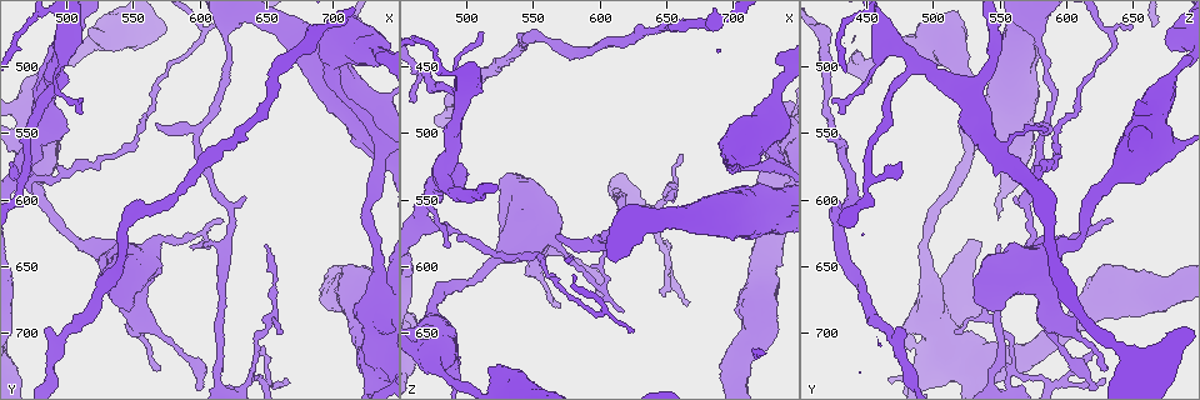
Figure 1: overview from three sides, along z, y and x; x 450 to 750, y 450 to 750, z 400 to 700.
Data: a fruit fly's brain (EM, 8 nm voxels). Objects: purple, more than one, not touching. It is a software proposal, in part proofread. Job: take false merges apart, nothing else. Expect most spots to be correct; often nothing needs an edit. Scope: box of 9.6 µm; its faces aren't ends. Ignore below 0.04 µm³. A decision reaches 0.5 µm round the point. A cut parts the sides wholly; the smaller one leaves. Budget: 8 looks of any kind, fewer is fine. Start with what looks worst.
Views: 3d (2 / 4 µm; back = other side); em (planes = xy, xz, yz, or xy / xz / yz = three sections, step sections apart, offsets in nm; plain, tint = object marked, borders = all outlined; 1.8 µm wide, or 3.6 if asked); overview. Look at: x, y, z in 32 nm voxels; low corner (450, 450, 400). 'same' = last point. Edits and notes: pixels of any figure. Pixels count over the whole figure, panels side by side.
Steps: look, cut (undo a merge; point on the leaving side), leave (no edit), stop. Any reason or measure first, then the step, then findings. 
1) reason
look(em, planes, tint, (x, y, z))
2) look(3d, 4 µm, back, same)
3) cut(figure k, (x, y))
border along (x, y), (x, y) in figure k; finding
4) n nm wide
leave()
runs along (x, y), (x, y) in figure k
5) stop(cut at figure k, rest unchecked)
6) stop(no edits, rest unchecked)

thick turns thin
look(3d, 4 µm, (474, 514, 674))

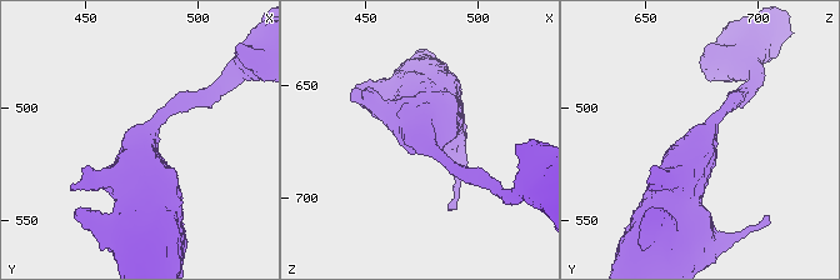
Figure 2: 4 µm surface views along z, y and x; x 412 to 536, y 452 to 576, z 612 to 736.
shape alone is not enough
look(em, 3.6 µm, yz, step 8, tint, (475, 514, 674))

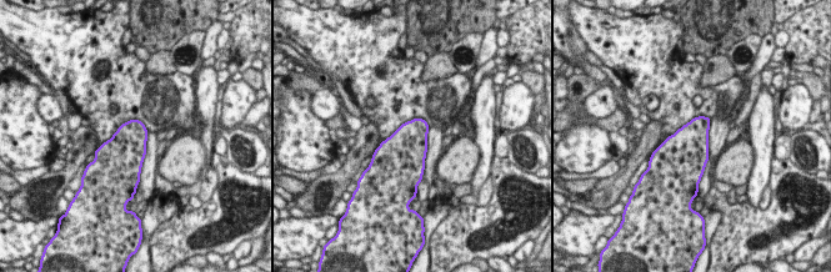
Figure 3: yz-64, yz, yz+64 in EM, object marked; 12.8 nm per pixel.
another direction
look(em, 3.6 µm, planes, tint, same)

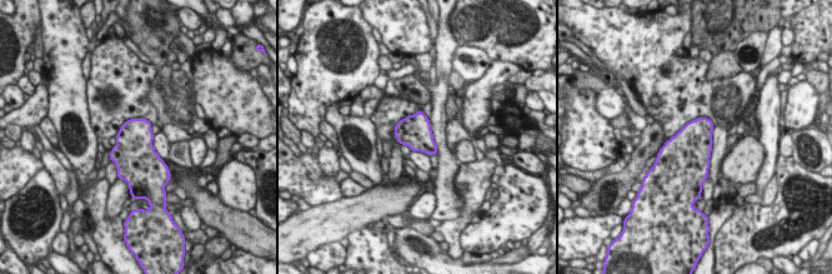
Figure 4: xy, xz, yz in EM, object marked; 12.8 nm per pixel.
leave()
one cell here

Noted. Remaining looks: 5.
abrupt turn
look(em, planes, tint, (494, 498, 486))

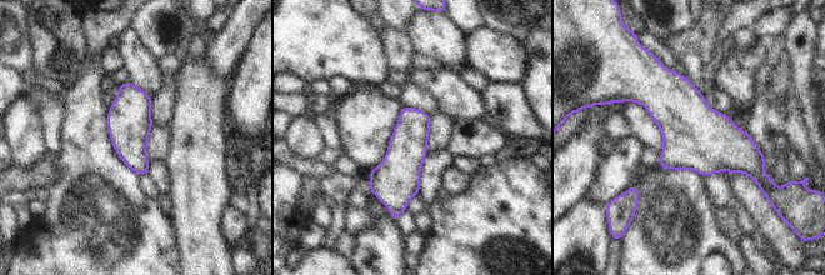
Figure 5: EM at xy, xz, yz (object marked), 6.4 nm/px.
260 nm wide
leave()
one cell here

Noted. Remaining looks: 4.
sudden change in width
look(3d, 4 µm, (536, 648, 582))

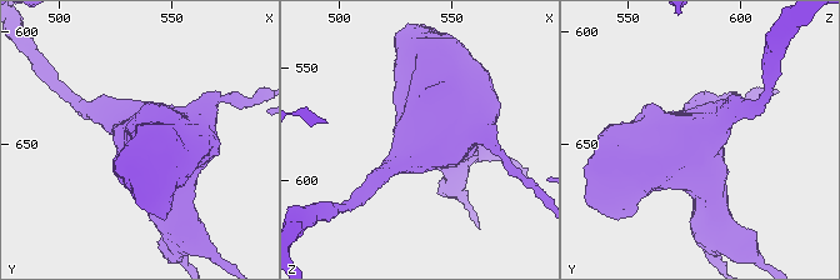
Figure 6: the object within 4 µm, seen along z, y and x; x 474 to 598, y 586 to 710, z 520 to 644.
look(em, 3.6 µm, xz, step 4, tint, (537, 646, 583))

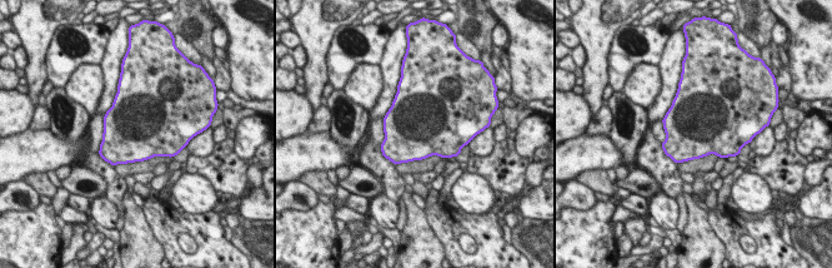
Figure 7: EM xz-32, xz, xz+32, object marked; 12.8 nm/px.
850 nm wide
leave()
all the same cell

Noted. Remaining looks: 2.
stop(no edits, rest unchecked)

